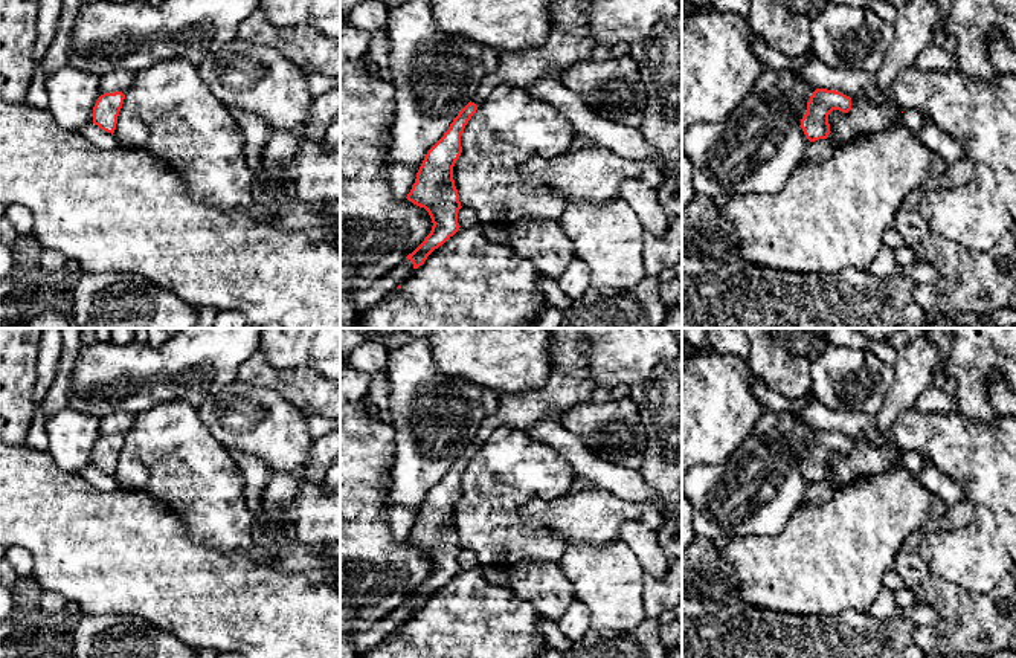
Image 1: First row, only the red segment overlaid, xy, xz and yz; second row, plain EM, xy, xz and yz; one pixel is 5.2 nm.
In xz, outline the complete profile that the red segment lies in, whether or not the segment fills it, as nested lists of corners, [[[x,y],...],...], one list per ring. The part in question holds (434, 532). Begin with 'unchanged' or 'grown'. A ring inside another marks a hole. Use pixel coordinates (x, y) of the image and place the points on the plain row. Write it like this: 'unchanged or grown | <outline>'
grown | [[[549,328],[551,331],[551,368],[543,386],[525,392],[502,394],[497,409],[493,415],[487,415],[474,434],[471,443],[458,455],[444,478],[427,493],[412,527],[407,542],[424,550],[432,560],[432,573],[424,583],[406,600],[412,603],[413,611],[424,606],[427,598],[442,588],[450,579],[459,573],[458,553],[462,550],[459,536],[453,522],[453,508],[462,495],[461,478],[465,467],[476,455],[477,449],[490,438],[490,435],[503,424],[513,424],[522,431],[528,431],[535,423],[564,414],[572,405],[589,400],[595,391],[589,366],[589,347],[581,328]]]

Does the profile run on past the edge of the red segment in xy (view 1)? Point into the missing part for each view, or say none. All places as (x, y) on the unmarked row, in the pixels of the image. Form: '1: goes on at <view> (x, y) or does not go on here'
1: does not go on here

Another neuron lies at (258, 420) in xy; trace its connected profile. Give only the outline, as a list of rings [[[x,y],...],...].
[[[235,380],[209,397],[197,411],[203,424],[227,450],[255,455],[272,472],[297,473],[310,456],[314,438],[308,431],[307,414],[272,388]]]

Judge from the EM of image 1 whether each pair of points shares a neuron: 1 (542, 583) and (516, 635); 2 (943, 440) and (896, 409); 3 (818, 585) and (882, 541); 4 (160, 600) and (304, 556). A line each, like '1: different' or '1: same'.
1: different
2: different
3: same
4: different

